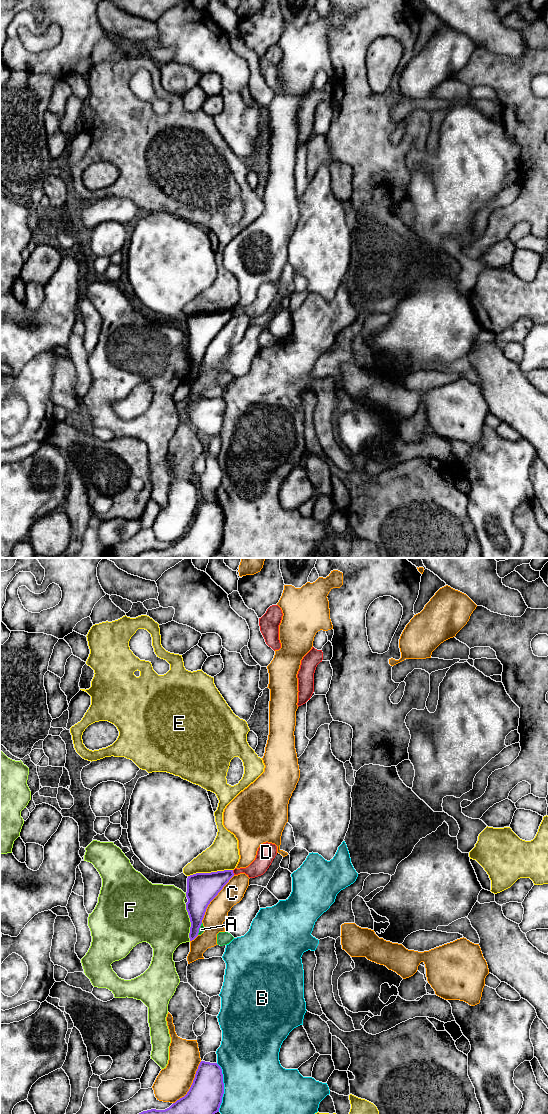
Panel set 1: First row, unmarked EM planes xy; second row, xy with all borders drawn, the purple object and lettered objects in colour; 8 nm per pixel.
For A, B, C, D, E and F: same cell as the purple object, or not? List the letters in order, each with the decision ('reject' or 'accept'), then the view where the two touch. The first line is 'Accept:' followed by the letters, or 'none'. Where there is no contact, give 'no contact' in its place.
Accept: none
A: reject; contact in xy
B: reject; contact in xy
C: reject; contact in xy
D: reject; contact in xy
E: reject; contact in xy
F: reject; contact in xy

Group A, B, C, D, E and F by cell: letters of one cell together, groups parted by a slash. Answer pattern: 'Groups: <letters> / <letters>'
Groups: A / B / C / D / E / F

